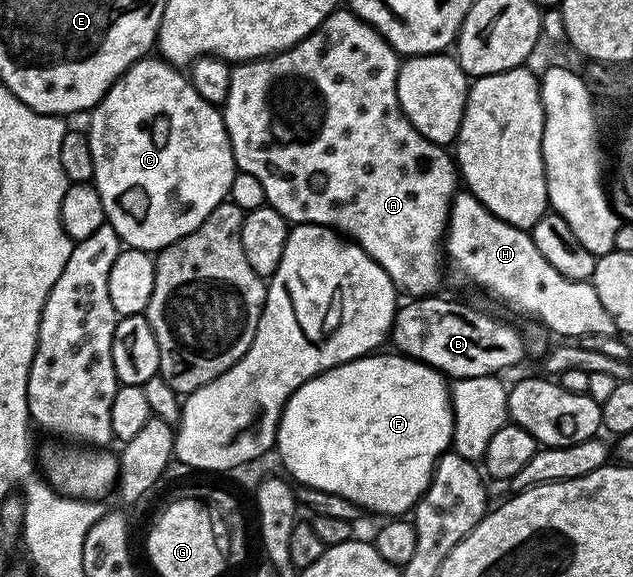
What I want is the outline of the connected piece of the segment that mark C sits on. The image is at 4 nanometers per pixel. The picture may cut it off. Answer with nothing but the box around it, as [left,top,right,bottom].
[85,58,237,254]

